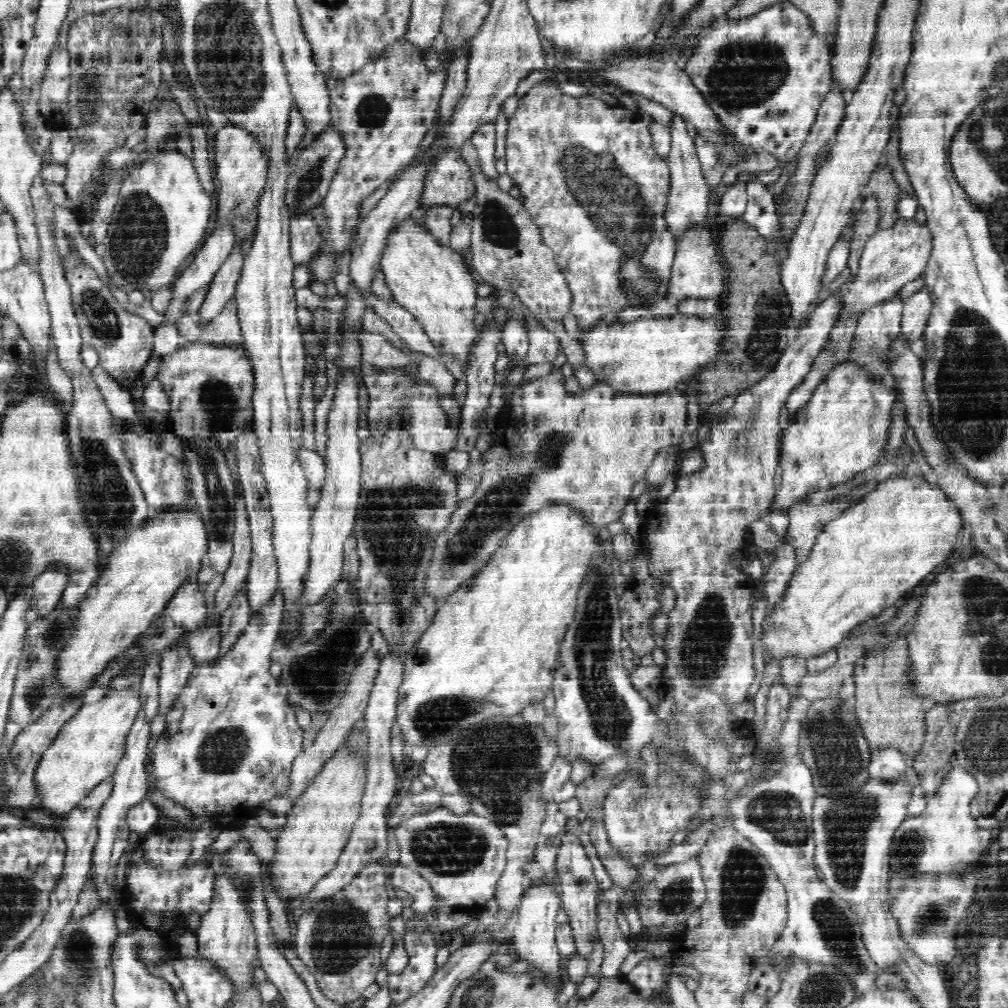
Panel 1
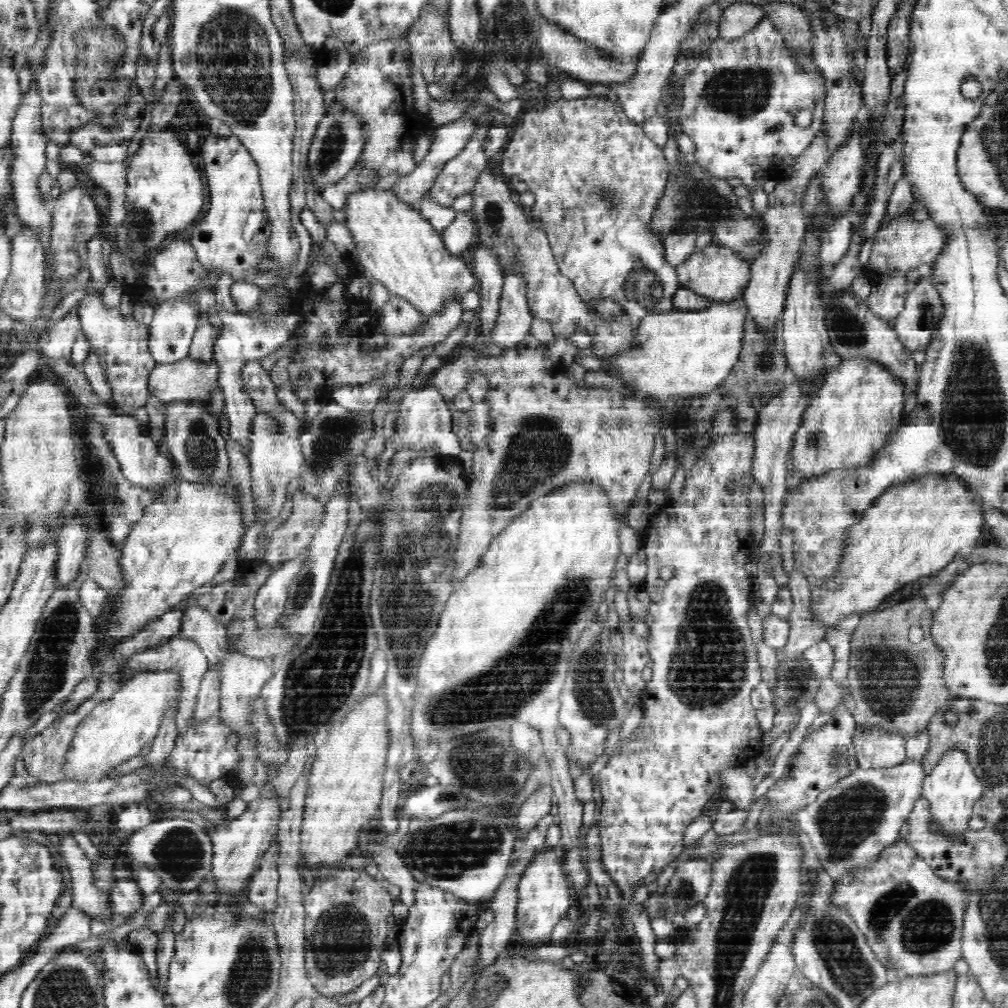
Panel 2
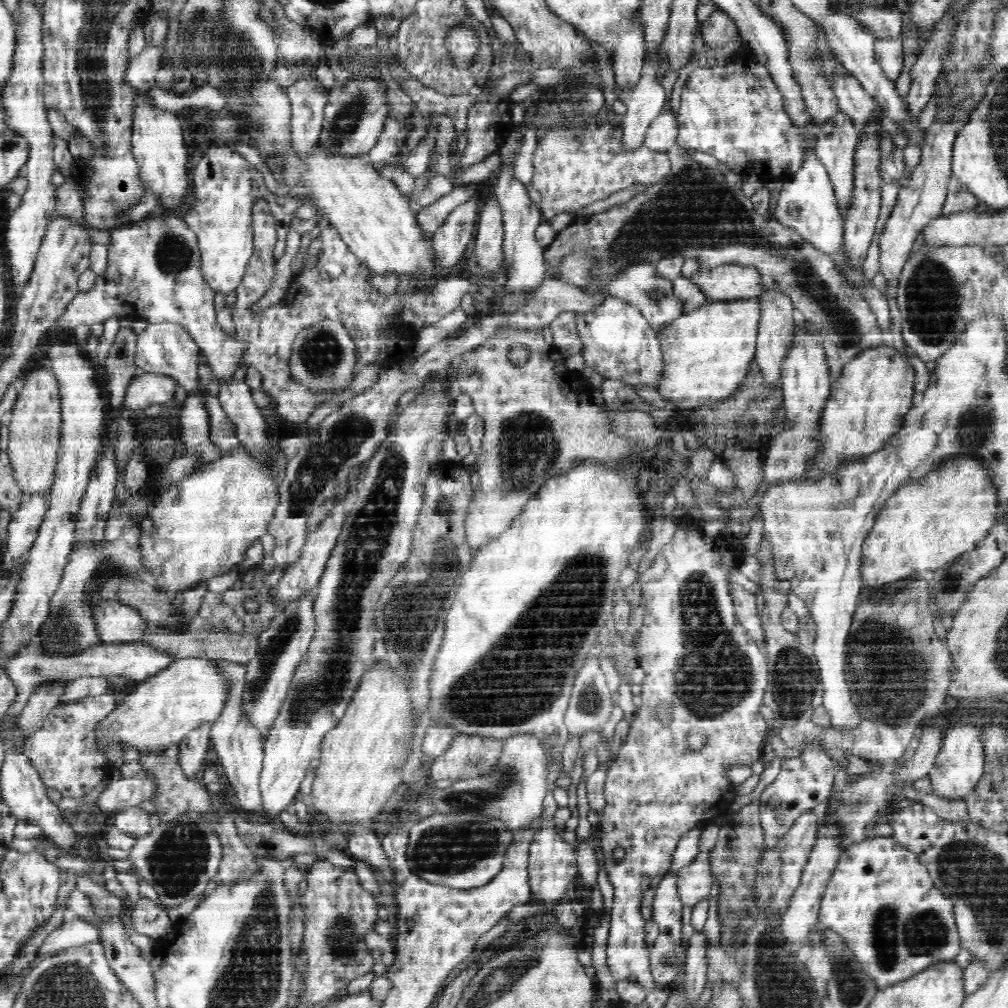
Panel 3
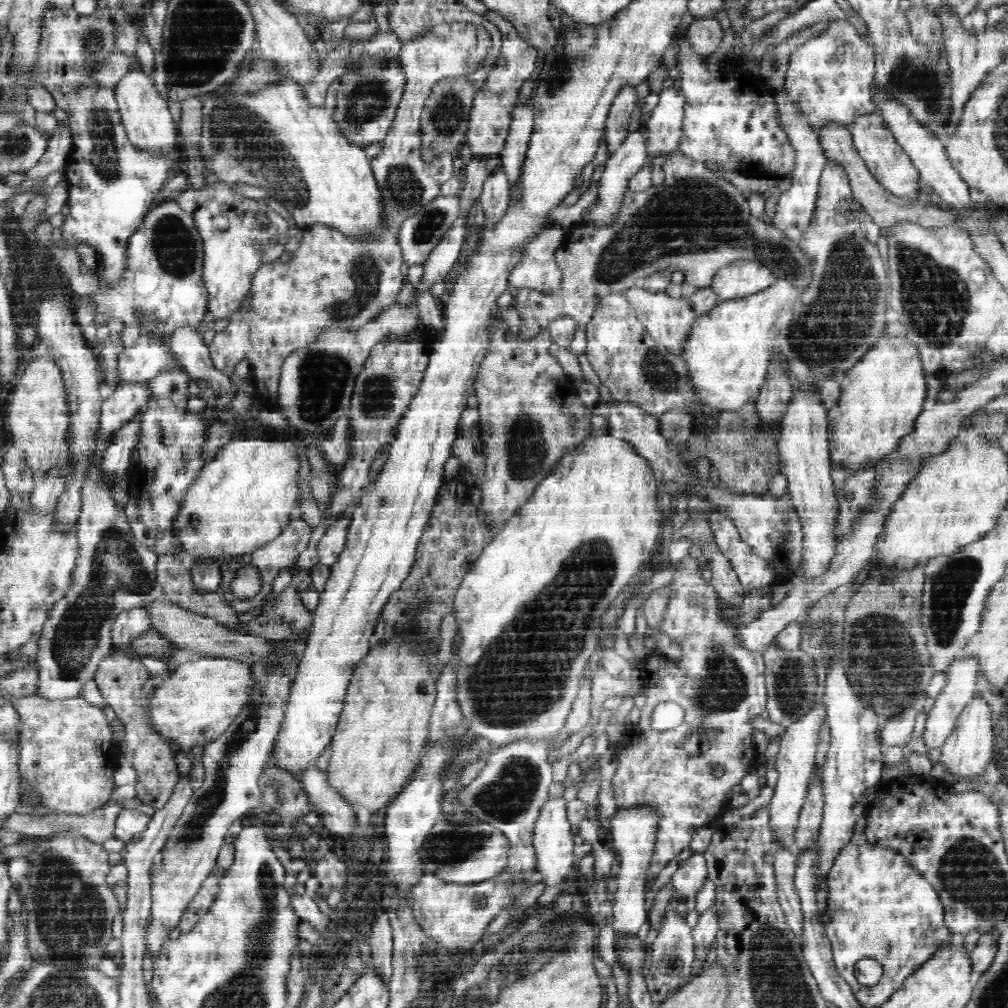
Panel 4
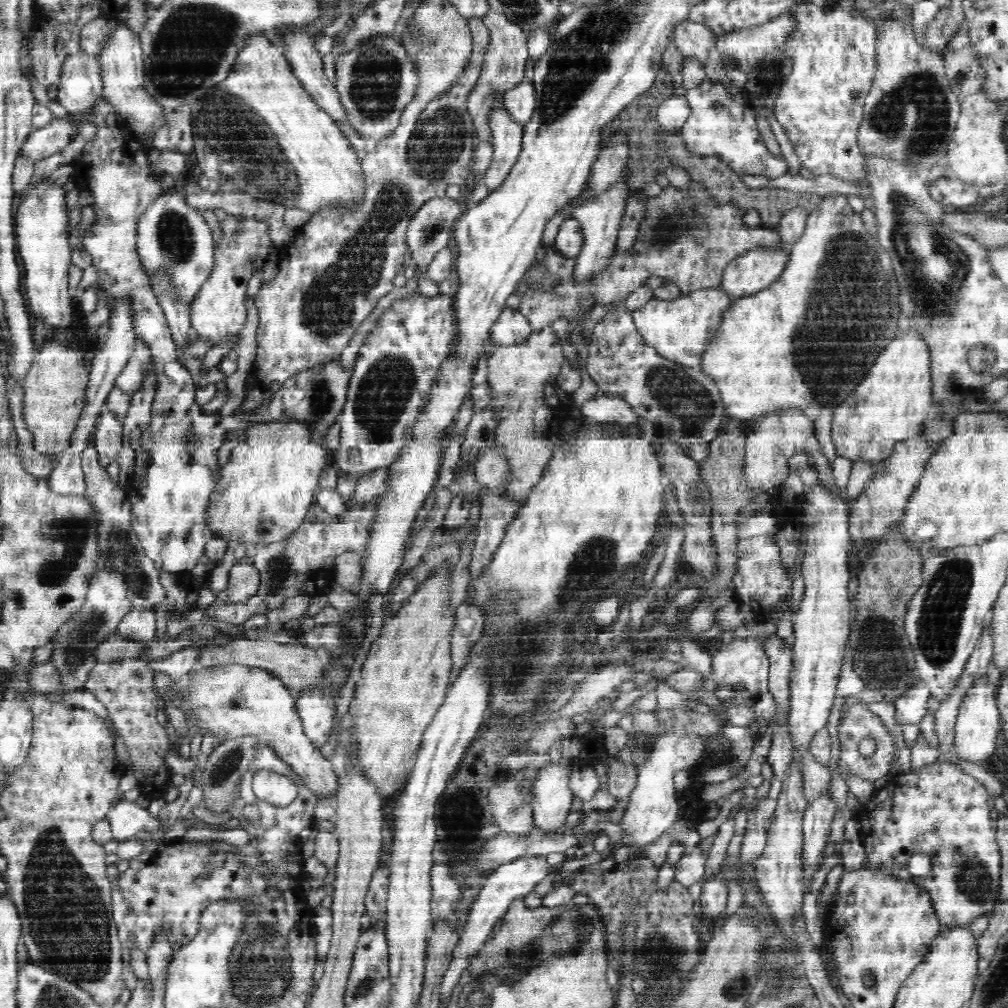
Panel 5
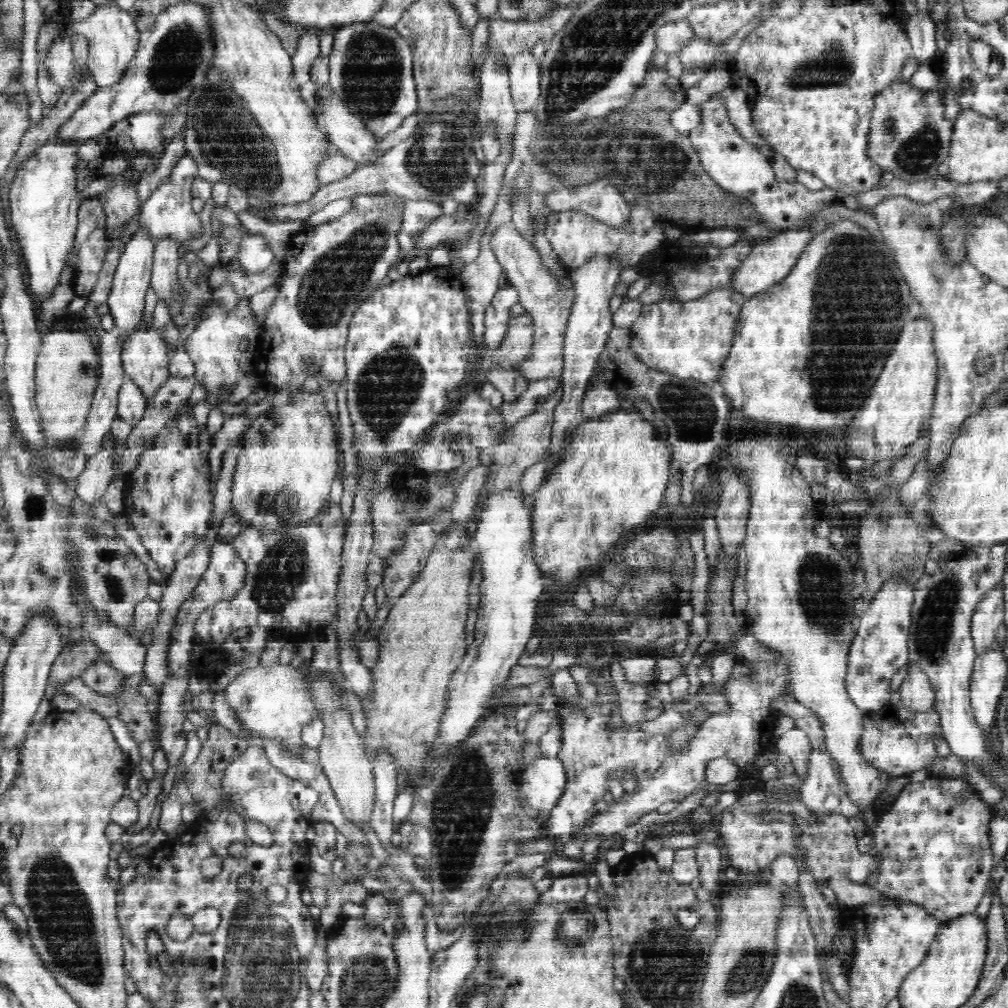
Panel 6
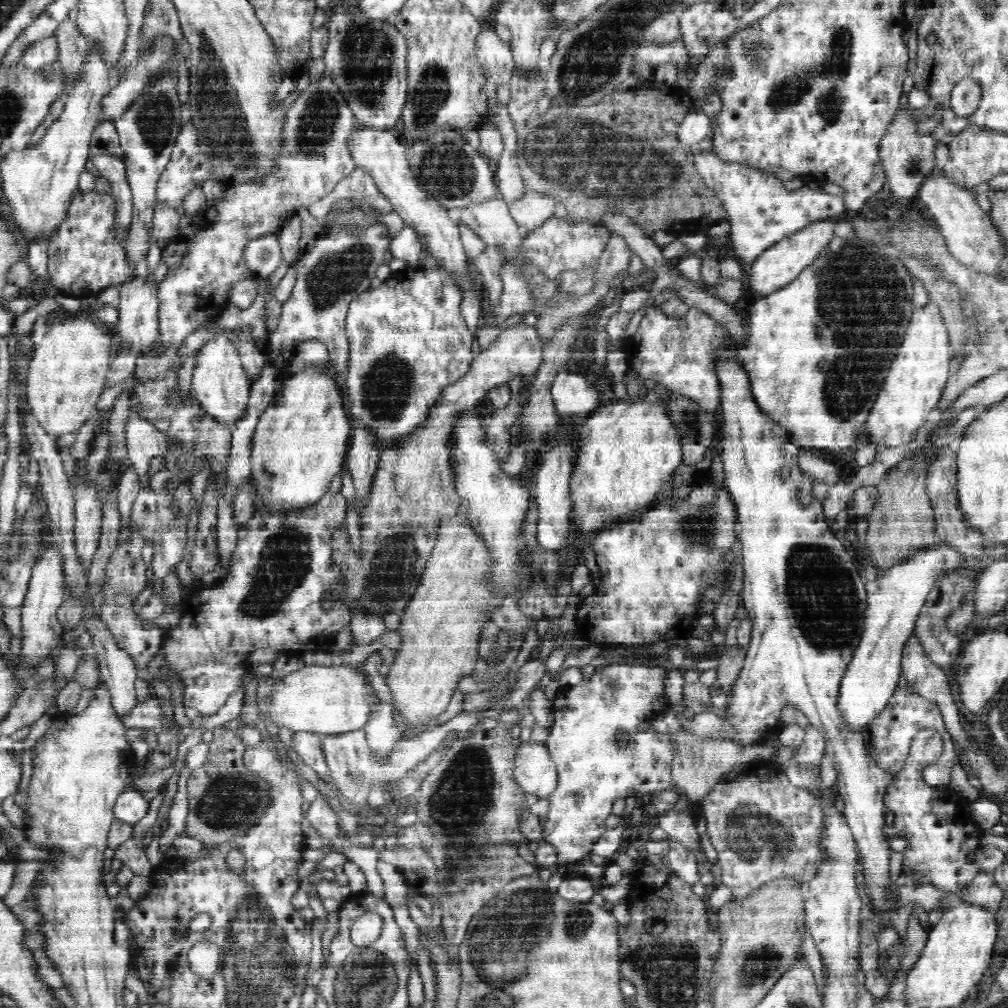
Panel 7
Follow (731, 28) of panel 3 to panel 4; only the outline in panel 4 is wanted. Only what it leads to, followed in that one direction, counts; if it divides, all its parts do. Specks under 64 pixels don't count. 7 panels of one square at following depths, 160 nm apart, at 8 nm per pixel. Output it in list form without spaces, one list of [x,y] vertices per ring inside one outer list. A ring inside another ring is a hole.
[[[712,15],[697,18],[689,29],[688,39],[693,42],[695,52],[705,57],[712,54],[726,36],[720,22]]]

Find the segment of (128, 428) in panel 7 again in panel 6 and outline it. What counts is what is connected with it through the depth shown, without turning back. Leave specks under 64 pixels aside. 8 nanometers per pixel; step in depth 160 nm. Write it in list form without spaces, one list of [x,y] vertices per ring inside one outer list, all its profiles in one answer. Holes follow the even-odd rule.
[[[129,378],[123,380],[119,389],[117,416],[124,420],[126,424],[136,426],[145,413],[146,399],[144,399],[140,387]]]

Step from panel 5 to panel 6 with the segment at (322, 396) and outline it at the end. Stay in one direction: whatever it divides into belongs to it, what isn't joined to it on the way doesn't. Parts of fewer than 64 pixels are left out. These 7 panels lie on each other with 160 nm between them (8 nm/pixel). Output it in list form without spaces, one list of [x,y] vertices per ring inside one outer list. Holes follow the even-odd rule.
[[[245,411],[237,417],[226,416],[222,428],[216,433],[211,450],[212,495],[214,484],[218,484],[218,478],[220,478],[224,452],[237,445],[240,436],[246,432],[248,424],[252,423],[246,420]]]

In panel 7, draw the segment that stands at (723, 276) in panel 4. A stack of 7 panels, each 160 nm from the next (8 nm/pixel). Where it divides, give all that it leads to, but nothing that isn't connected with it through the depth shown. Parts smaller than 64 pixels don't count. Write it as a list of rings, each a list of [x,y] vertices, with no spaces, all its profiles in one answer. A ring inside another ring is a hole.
[[[822,219],[802,228],[799,232],[790,234],[787,238],[780,240],[771,248],[765,250],[757,257],[750,270],[750,285],[754,290],[754,295],[766,296],[775,292],[778,288],[796,280],[802,270],[813,264],[822,252],[828,249],[830,242],[836,237],[834,230],[839,219]]]

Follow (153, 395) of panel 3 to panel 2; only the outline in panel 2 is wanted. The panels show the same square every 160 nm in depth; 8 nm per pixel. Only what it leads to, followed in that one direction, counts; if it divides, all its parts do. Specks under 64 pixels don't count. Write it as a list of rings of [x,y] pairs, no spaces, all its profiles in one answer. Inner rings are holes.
[[[186,352],[179,360],[168,363],[157,363],[149,377],[149,392],[157,396],[163,403],[196,403],[200,408],[204,409],[212,419],[216,421],[218,432],[223,428],[219,428],[218,420],[222,420],[224,416],[223,410],[223,393],[220,385],[220,376],[223,375],[224,366],[220,365],[220,361],[213,360],[212,357],[196,357],[191,356],[190,352]]]

